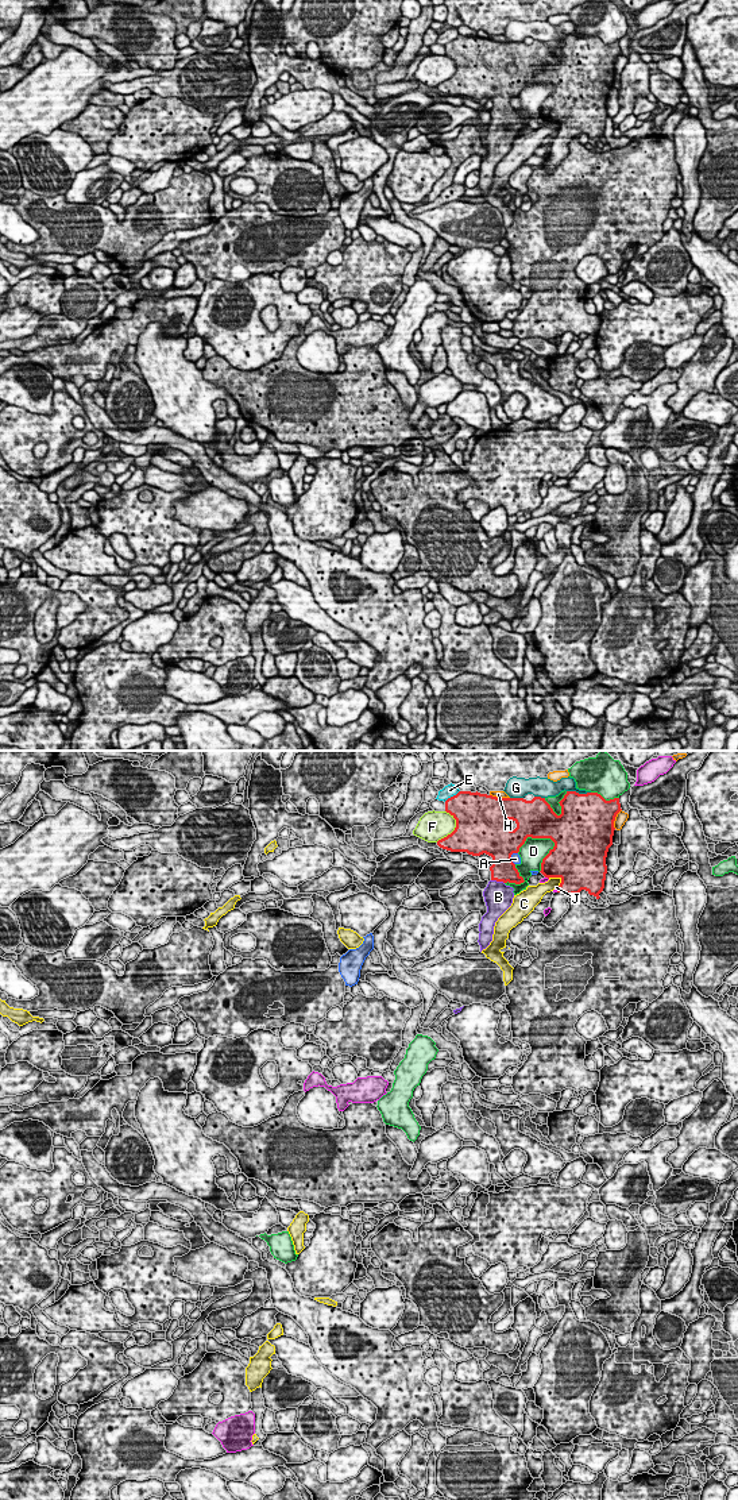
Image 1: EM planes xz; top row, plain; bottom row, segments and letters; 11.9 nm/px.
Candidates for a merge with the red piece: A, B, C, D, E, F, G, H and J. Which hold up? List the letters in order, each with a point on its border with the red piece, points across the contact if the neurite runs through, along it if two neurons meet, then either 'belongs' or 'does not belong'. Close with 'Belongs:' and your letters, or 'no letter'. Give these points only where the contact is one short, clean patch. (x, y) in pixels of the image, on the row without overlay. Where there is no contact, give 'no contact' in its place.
A: contact xz (510, 101); does not belong
B: contact xz (498, 124); way xz (503, 114), (498, 124), (498, 141); belongs
C: contact xz (556, 120); does not belong
D: contact xz (555, 88); does not belong
E: contact xz (451, 41); does not belong
F: contact xz (455, 73); does not belong
G: contact xz (578, 37); does not belong
H: contact xz (614, 62); does not belong
J: contact xz (557, 134); does not belong
Belongs: B

